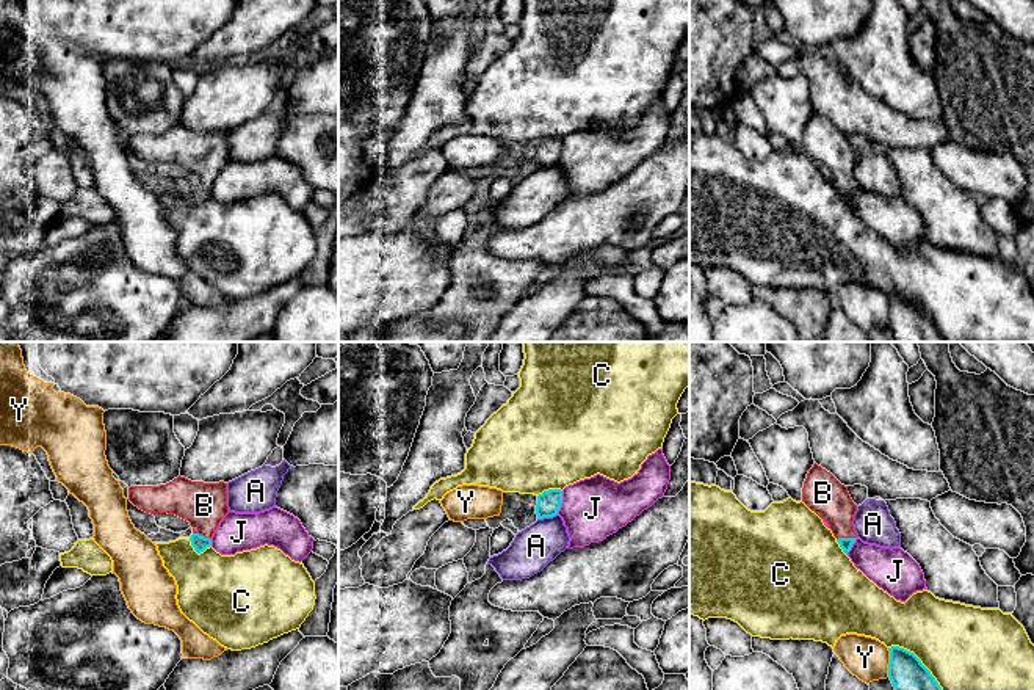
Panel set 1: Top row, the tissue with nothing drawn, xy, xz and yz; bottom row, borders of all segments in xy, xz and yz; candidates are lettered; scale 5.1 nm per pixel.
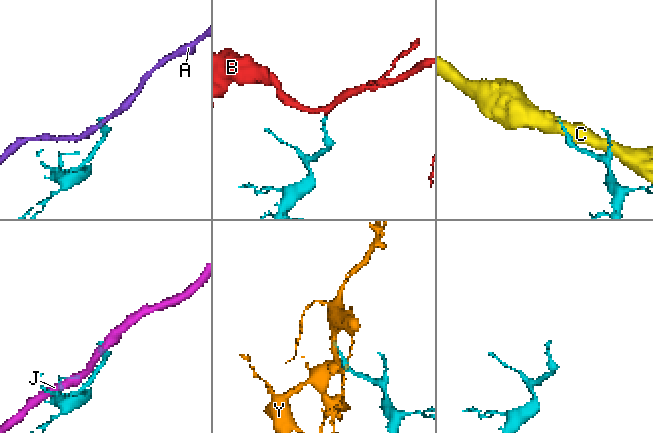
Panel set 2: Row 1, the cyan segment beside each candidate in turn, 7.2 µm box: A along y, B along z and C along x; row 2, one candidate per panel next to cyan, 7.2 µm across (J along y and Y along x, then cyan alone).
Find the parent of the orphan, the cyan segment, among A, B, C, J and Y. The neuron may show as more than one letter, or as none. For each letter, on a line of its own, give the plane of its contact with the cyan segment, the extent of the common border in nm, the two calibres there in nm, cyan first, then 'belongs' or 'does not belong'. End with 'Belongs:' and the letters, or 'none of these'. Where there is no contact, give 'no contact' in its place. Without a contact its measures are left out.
A: meets cyan in xz; contact 110 nm long; 120 nm thick on the cyan side, 220 nm on the other; does not belong
B: meets cyan in yz; contact 110 nm long; 60 nm thick on the cyan side, 200 nm on the other; belongs
C: meets cyan in yz; contact 380 nm long; 240 nm thick on the cyan side, 440 nm on the other; does not belong
J: meets cyan in xz; contact 120 nm long; 120 nm thick on the cyan side, 320 nm on the other; does not belong
Y: meets cyan in yz; contact 150 nm long; 240 nm thick on the cyan side, 220 nm on the other; does not belong
Belongs: B

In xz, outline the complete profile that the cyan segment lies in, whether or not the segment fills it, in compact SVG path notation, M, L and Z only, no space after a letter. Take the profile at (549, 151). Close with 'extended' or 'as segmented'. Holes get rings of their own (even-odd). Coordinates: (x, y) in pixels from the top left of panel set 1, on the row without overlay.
M548 138L537 144L536 163L537 168L553 166L558 163L562 152L561 138Z | as segmented

